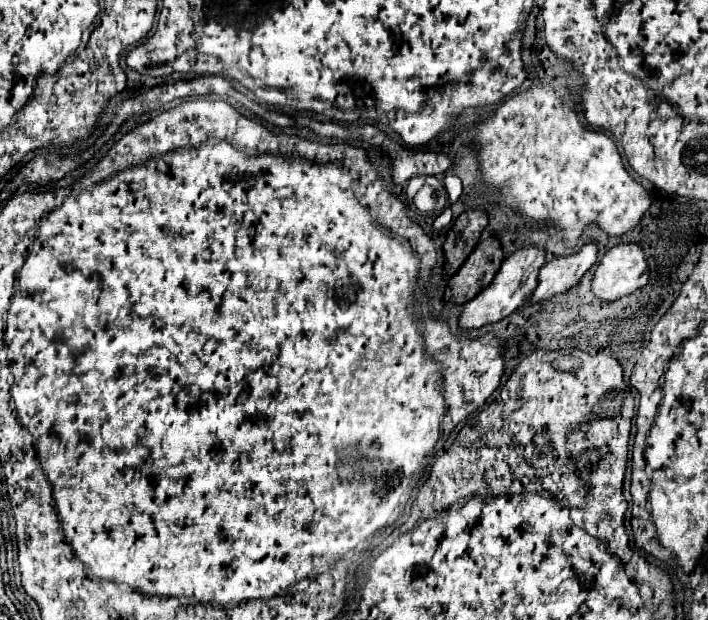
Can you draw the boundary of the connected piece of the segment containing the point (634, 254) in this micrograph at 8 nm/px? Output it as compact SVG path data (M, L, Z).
M622 242L602 256L592 280L592 290L602 300L616 300L642 288L648 276L650 268L642 246Z

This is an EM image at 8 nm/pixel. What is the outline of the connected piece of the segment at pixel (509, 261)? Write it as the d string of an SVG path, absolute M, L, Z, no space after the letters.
M534 244L526 246L526 248L520 248L514 254L510 254L502 262L502 266L496 272L494 280L474 300L464 304L462 316L460 316L460 326L462 328L480 328L484 324L498 322L498 320L506 318L508 314L512 314L516 308L520 308L526 302L526 298L530 298L532 292L536 290L536 286L538 286L538 272L544 266L544 262L546 262L544 248L534 246Z

